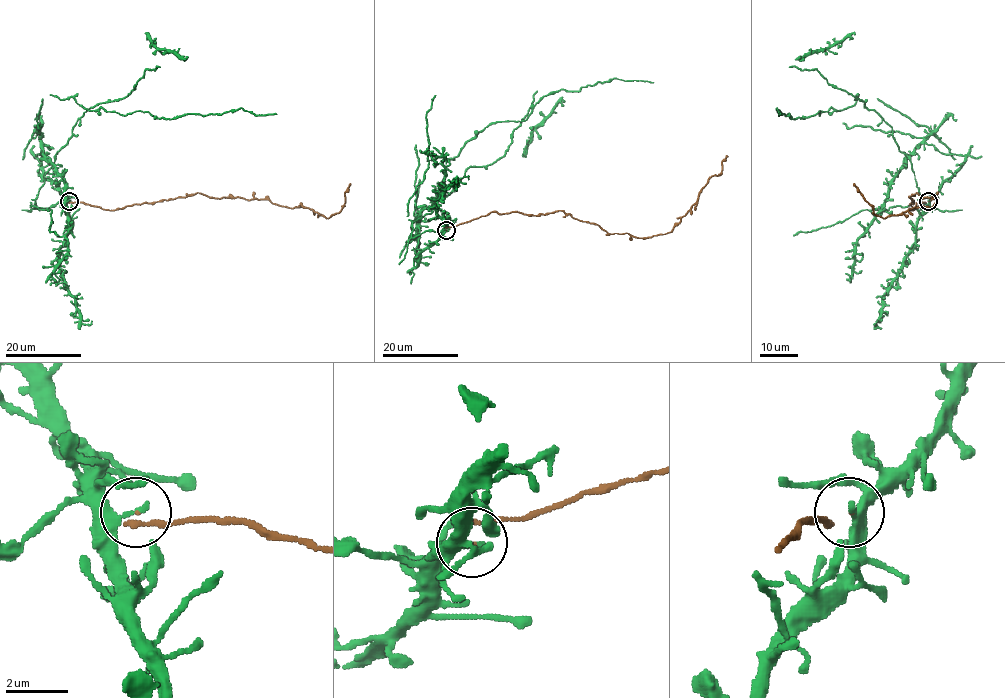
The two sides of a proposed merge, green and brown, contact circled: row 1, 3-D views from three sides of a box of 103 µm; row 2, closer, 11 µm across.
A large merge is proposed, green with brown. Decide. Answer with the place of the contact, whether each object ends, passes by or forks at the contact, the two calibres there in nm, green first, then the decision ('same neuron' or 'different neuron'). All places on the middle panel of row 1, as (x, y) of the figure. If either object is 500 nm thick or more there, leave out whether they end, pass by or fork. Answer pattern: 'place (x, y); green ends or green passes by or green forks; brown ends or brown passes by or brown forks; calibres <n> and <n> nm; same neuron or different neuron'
place (446, 230); green ends; brown ends; calibres 190 and 120 nm; same neuron

